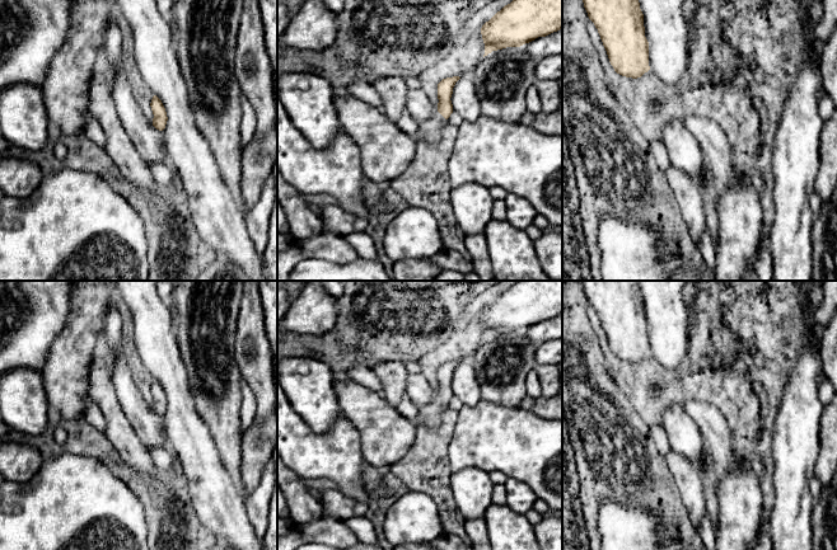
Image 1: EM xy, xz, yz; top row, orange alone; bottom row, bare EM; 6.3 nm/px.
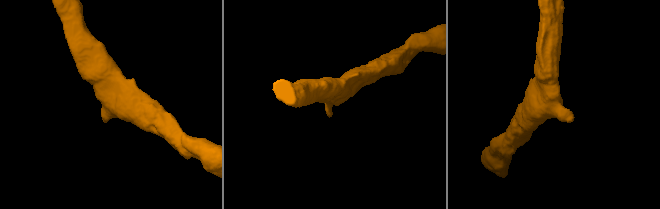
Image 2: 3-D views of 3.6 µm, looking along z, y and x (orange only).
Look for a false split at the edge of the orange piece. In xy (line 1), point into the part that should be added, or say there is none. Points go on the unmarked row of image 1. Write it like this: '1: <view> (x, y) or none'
1: none

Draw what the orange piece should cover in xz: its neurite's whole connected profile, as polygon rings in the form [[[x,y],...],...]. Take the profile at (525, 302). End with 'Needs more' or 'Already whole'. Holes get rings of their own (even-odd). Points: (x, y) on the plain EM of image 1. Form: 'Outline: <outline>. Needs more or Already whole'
Outline: [[[518,281],[481,312],[485,340],[562,312],[562,281]]]. Already whole

